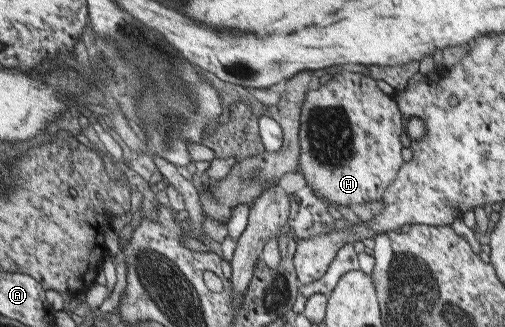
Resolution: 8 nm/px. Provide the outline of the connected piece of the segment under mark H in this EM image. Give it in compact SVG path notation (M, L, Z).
M343 70L332 76L329 82L306 94L300 109L302 175L313 191L326 203L336 205L360 205L369 201L380 202L387 187L399 176L403 167L400 136L404 133L402 115L394 101L384 95L376 80L370 76Z

